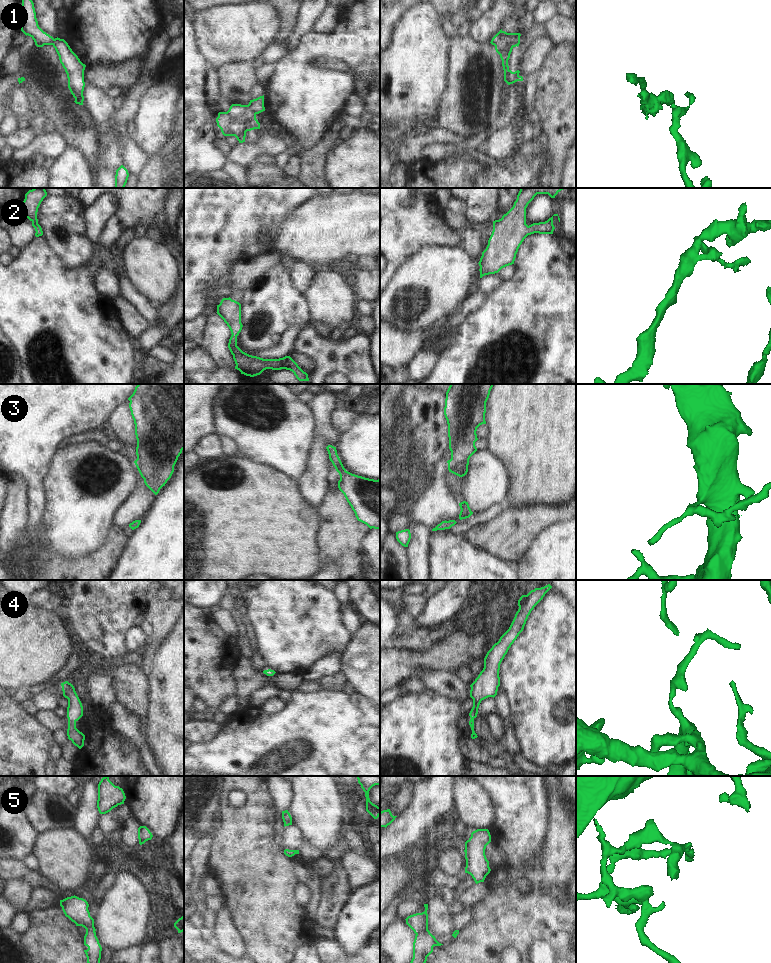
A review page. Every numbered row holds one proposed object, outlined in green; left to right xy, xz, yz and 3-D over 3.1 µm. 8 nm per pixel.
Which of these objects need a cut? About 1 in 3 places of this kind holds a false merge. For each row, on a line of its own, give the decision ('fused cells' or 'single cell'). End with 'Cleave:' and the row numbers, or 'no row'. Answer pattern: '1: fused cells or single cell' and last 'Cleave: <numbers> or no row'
1: single cell
2: single cell
3: single cell
4: single cell
5: single cell
Cleave: no row

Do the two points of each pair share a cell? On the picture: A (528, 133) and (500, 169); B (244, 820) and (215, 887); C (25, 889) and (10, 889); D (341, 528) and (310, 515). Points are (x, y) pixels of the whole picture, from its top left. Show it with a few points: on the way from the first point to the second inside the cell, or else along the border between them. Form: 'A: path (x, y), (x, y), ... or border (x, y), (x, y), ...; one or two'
A: border (534, 137), (524, 141); two
B: border (211, 873), (220, 882), (220, 894); two
C: path (21, 889), (14, 889); one
D: border (318, 508), (319, 528), (316, 542); two

